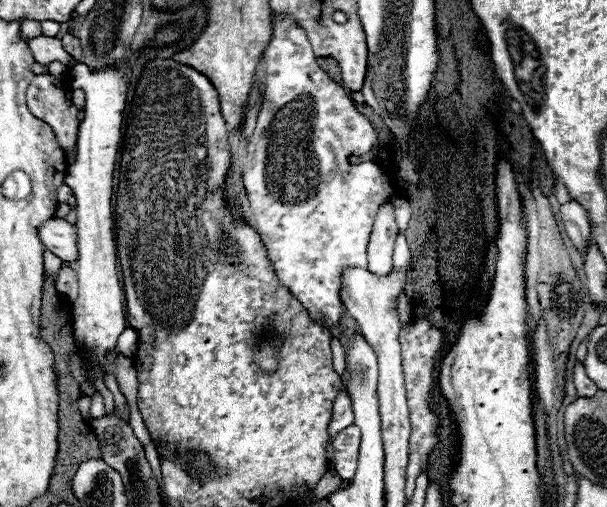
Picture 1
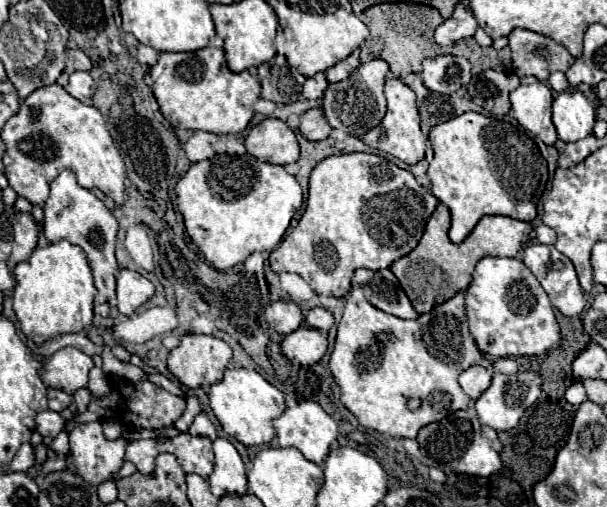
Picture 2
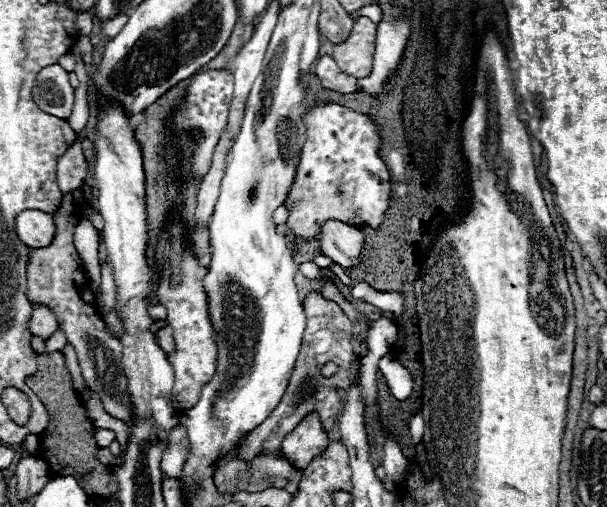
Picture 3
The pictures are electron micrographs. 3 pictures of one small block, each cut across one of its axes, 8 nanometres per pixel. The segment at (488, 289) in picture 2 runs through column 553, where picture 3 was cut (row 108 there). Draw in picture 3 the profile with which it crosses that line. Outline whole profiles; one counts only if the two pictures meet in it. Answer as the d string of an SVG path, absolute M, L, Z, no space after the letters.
M316 102L312 108L304 110L302 122L306 126L306 142L302 144L294 182L288 190L286 200L282 206L288 208L290 216L288 220L280 226L286 234L294 236L296 240L304 242L314 242L322 234L322 222L326 220L338 220L338 222L350 222L354 228L370 226L376 230L384 222L384 212L388 208L388 198L390 198L390 174L386 164L378 158L380 150L380 134L376 124L372 122L370 116L354 112L350 108L344 108L334 102Z

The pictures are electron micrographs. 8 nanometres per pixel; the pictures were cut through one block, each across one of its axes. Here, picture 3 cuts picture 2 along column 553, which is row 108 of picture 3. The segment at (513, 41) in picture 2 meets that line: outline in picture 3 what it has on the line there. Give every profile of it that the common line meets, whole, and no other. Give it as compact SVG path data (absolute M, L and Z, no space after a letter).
M46 66L34 82L32 88L34 104L56 118L68 118L74 106L74 88L68 82L68 72L58 66Z

